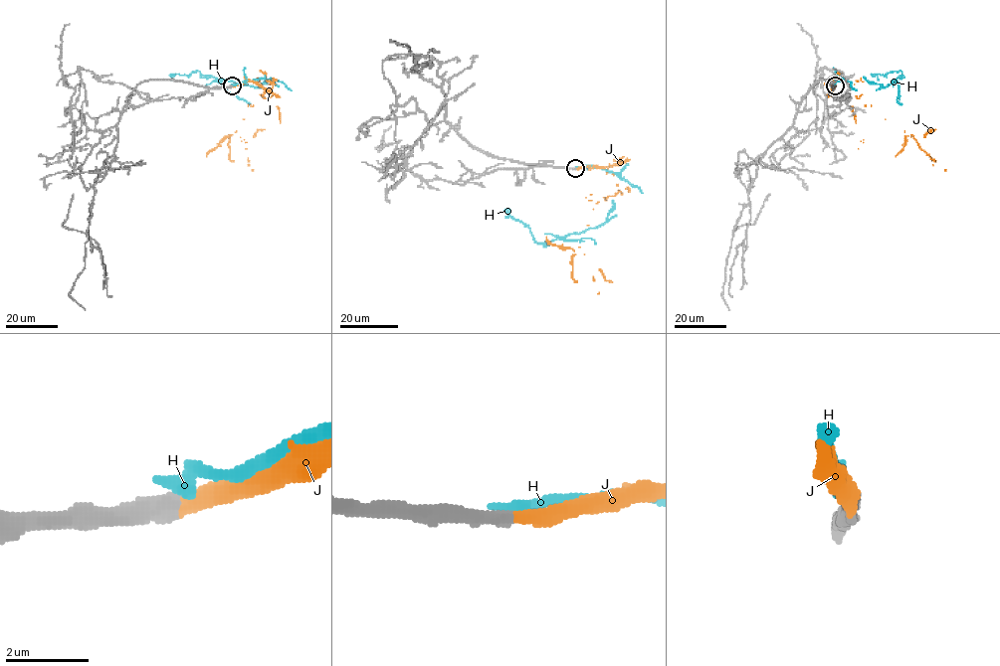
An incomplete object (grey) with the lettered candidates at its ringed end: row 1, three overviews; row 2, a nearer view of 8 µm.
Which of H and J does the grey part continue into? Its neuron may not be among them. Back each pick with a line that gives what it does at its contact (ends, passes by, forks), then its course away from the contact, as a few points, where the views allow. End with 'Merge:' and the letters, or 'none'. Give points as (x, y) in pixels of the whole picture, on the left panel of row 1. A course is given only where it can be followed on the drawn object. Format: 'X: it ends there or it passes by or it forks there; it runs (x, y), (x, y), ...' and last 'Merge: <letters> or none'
J: it ends there; it runs (232, 86), (271, 84), (271, 95), (260, 94), (248, 104), (229, 136), (229, 158), (253, 171)
Merge: J

